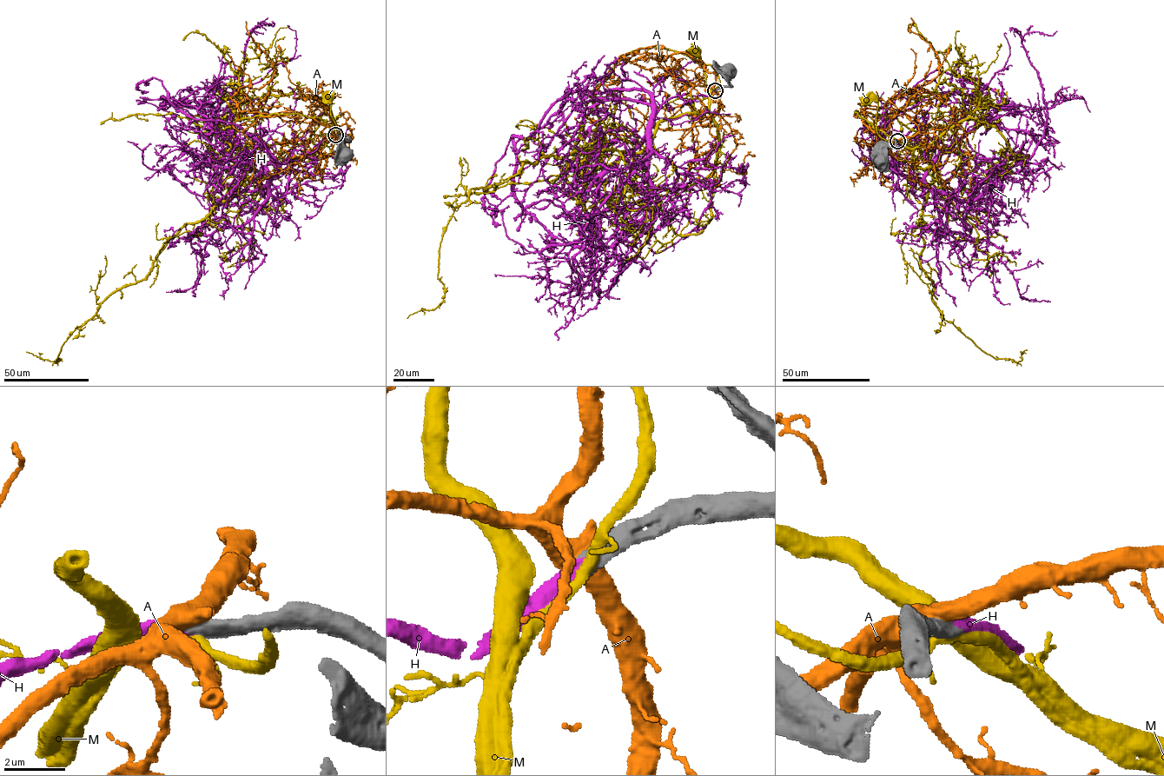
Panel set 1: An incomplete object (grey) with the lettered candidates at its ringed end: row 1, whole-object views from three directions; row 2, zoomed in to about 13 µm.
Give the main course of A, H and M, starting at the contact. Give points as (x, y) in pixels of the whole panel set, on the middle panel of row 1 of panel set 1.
A: (715, 90), (715, 75), (684, 52), (647, 54), (618, 60), (585, 110), (638, 142), (591, 111)
H: (715, 90), (671, 96), (654, 117), (651, 235), (613, 279), (619, 241), (641, 258), (647, 276)
M: (715, 90), (718, 84), (717, 72), (710, 65), (700, 64), (699, 51), (696, 48), (695, 50)

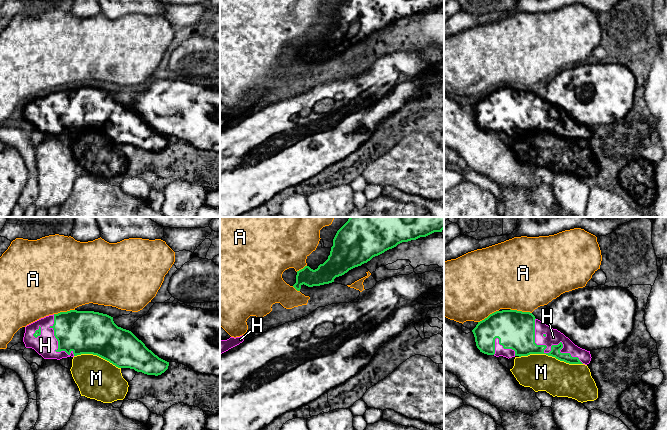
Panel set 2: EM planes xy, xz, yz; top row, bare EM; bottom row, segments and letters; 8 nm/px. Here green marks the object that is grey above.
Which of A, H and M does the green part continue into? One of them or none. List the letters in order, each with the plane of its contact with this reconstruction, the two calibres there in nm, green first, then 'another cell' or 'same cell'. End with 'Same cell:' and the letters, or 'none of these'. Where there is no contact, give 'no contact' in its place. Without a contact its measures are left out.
A: yz | 300/500 nm | another cell
H: yz | 200/130 nm | same cell
M: yz | 190/300 nm | another cell
Same cell: H

